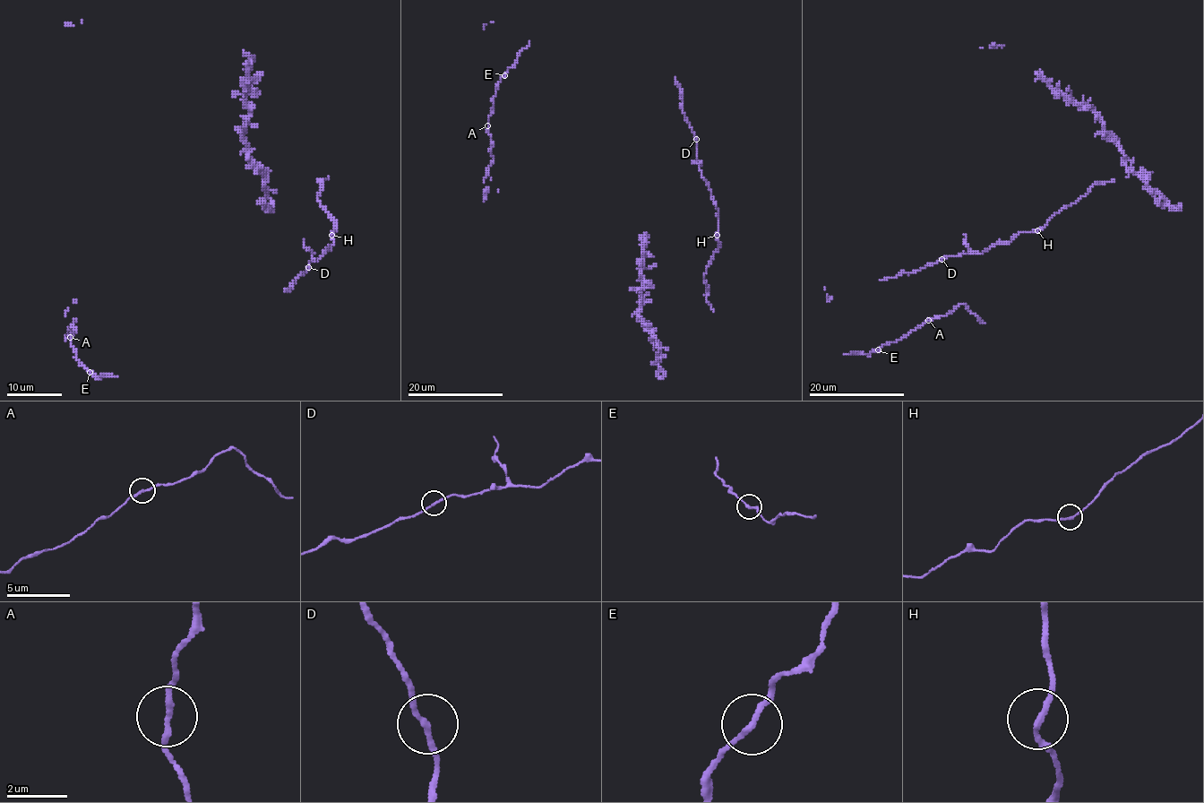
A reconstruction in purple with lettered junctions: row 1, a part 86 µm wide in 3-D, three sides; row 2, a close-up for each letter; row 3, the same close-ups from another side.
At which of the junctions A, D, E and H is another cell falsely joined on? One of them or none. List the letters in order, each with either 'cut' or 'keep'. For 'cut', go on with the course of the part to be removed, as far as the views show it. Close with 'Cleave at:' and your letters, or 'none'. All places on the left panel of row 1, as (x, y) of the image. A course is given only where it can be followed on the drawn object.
A: keep
D: keep
E: keep
H: keep
Cleave at: none

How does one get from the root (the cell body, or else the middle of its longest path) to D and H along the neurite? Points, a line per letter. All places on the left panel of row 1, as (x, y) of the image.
D: (331, 246), (317, 261), (311, 261), (308, 267)
H: (331, 246), (334, 236), (331, 235)

